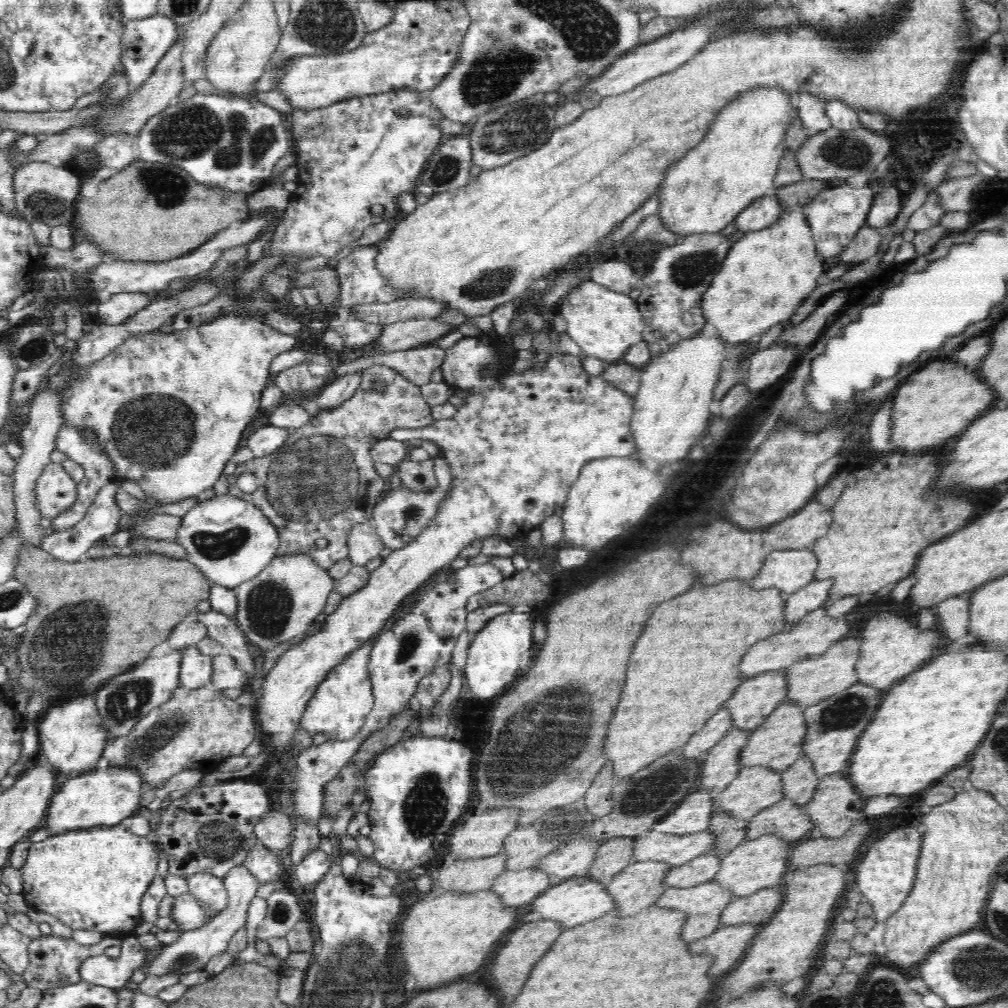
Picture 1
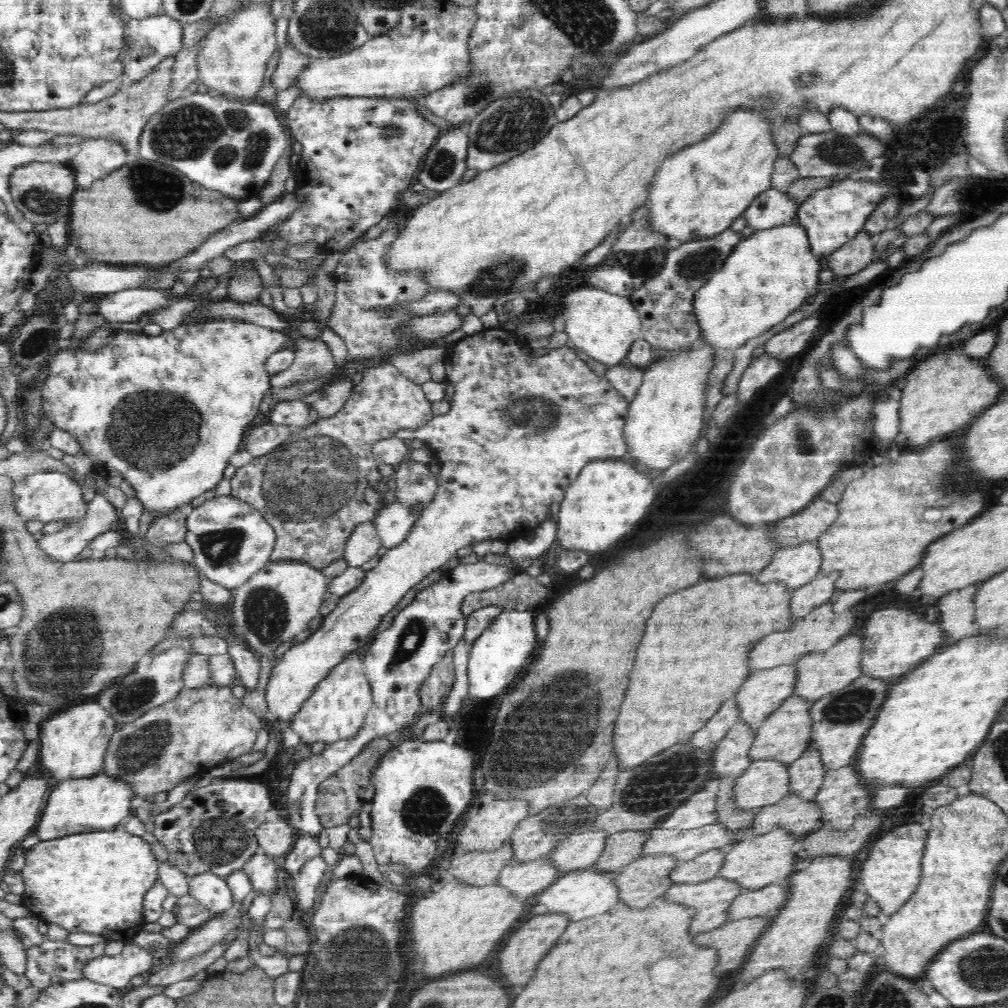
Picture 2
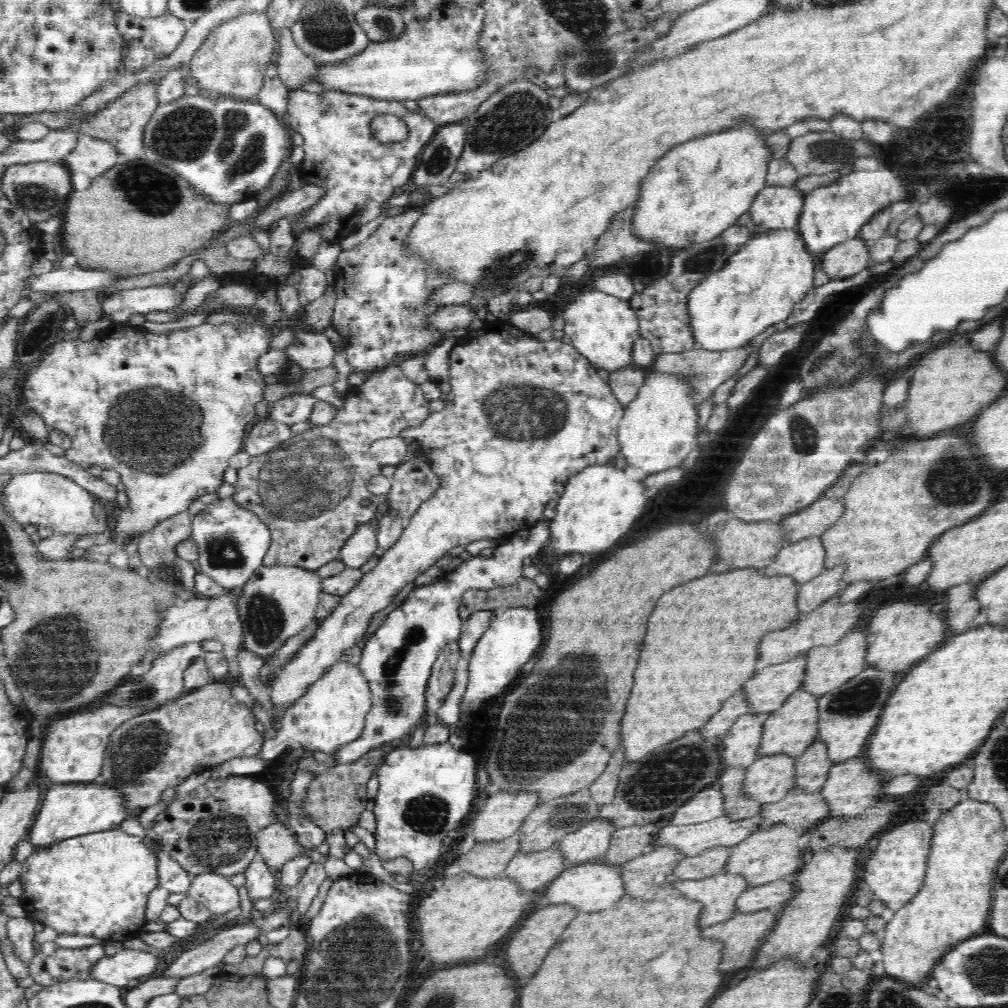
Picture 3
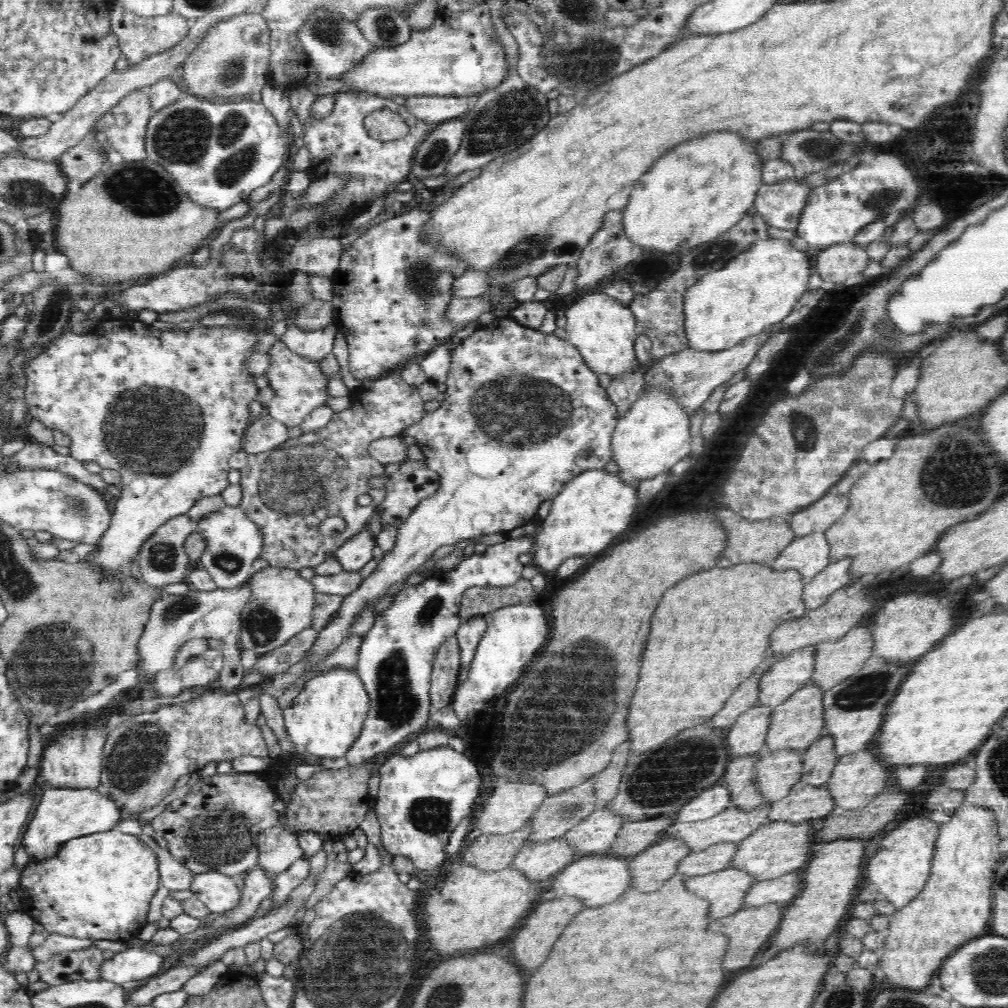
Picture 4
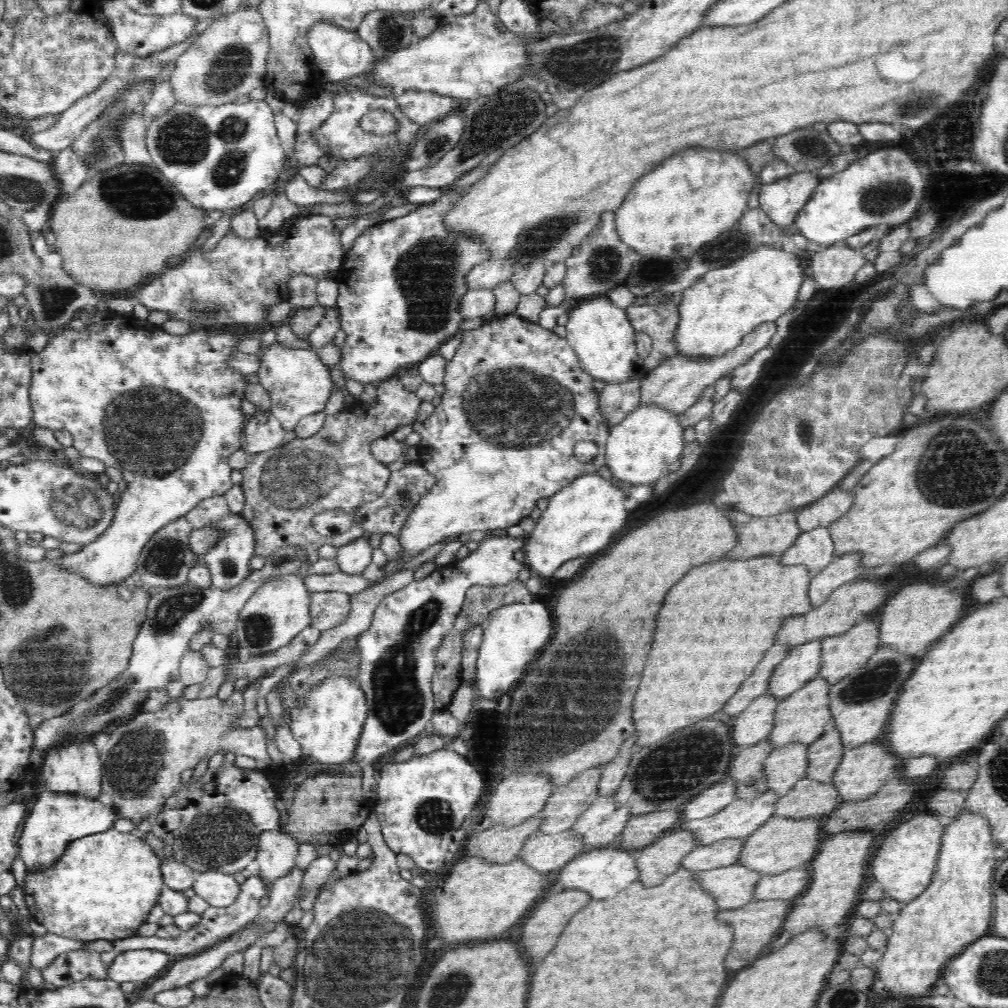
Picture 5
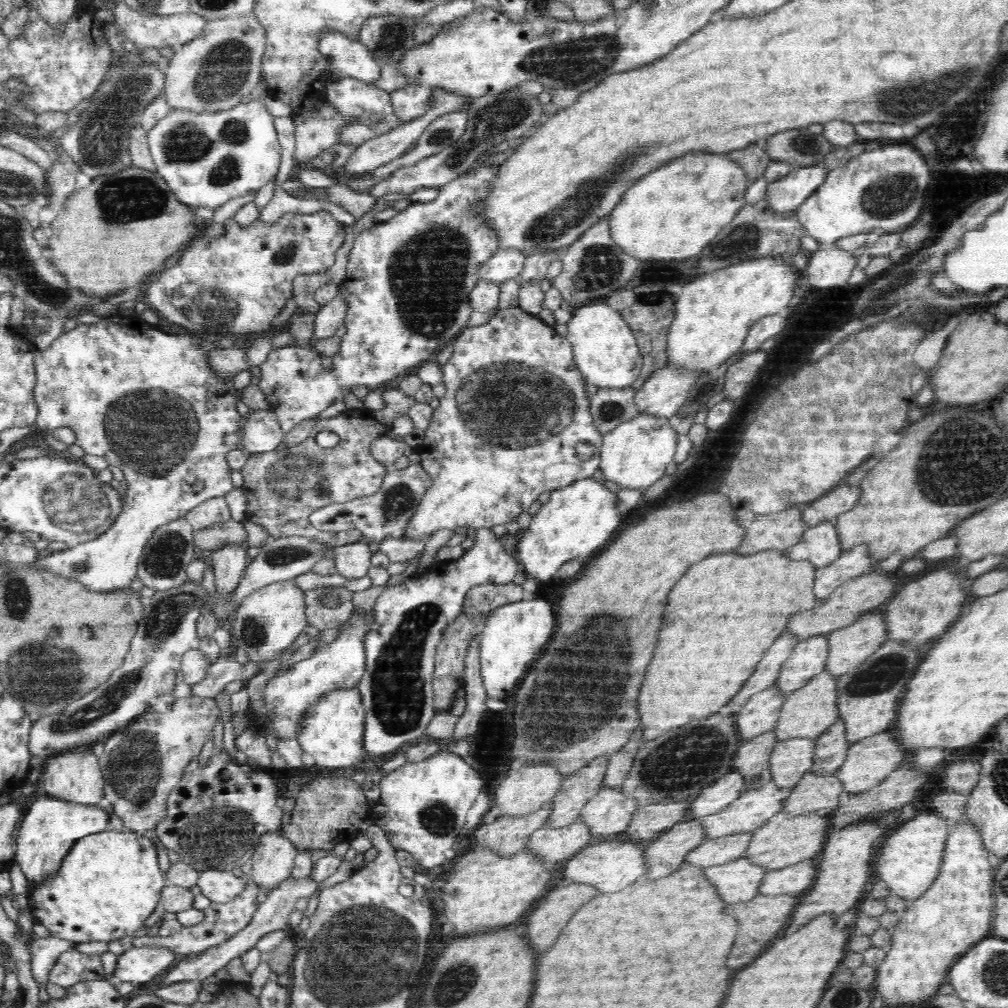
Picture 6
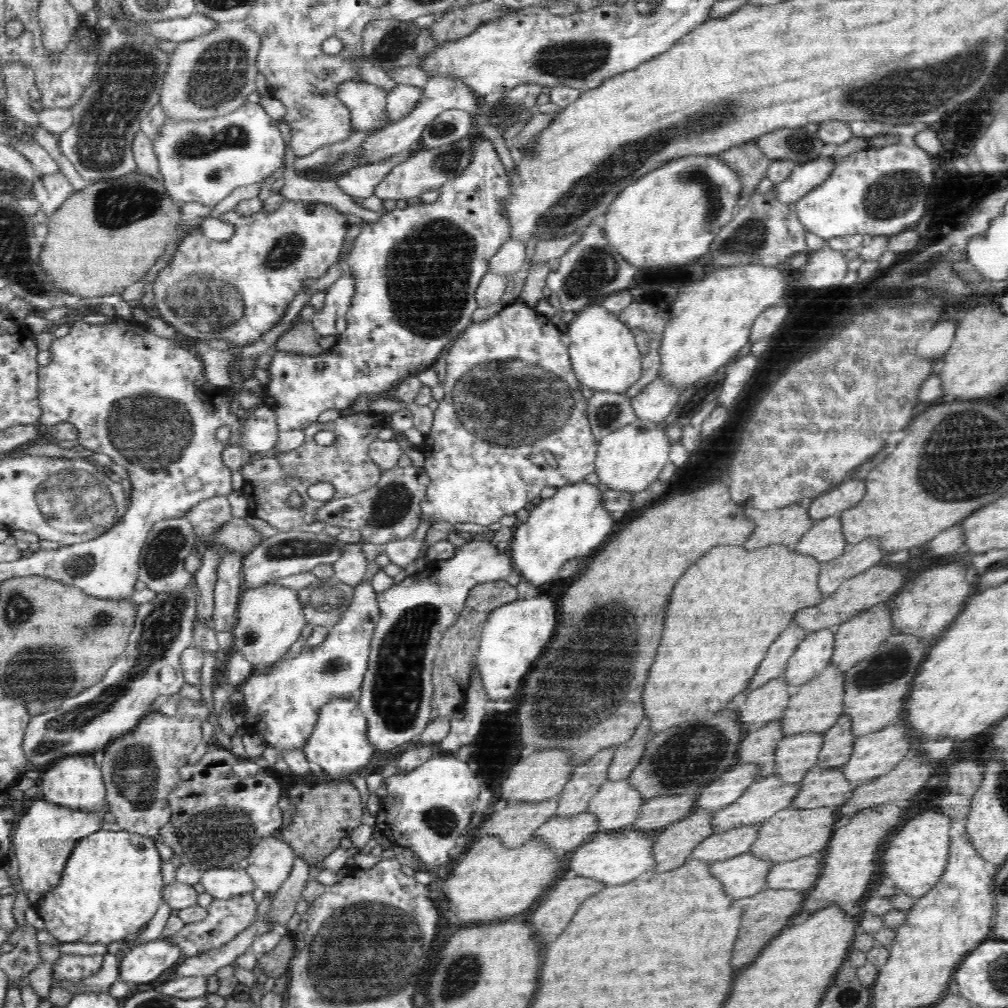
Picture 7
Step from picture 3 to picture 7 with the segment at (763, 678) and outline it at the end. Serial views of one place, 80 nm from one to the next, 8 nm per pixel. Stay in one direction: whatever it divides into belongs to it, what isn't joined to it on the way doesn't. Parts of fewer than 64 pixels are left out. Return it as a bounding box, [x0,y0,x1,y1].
[782,628,834,690]

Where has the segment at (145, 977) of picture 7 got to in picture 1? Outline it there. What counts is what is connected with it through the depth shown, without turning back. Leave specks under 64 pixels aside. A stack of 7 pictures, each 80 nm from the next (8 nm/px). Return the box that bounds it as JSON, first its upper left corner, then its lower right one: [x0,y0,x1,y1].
[79,936,147,990]

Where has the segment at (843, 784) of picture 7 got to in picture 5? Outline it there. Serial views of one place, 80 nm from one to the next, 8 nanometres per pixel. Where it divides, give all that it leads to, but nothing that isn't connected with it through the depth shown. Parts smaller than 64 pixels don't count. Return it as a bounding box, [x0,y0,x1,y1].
[773,777,838,819]

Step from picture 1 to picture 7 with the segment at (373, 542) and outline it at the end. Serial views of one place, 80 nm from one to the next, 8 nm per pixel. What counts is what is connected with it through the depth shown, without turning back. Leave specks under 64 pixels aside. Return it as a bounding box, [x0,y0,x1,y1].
[332,542,369,587]

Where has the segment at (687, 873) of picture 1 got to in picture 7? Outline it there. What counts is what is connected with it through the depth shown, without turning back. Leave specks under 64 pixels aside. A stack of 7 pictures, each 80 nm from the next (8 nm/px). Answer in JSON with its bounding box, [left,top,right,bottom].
[691,824,760,864]

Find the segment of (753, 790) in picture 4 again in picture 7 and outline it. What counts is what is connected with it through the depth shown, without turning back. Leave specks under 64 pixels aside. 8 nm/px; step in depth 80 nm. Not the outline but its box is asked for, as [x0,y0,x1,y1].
[737,718,784,782]

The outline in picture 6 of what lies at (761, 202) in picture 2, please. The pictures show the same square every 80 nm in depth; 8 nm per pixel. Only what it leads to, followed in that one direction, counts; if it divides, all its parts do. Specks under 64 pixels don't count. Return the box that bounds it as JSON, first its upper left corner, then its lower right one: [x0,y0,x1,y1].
[765,162,828,216]

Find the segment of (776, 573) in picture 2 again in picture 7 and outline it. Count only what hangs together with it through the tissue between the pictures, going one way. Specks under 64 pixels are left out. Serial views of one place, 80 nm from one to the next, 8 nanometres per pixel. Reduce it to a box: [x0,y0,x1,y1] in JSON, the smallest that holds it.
[793,515,848,563]

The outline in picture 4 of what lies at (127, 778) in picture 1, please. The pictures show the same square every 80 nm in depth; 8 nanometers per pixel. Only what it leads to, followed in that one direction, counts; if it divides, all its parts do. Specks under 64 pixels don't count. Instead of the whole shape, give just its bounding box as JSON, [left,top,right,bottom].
[21,786,124,862]

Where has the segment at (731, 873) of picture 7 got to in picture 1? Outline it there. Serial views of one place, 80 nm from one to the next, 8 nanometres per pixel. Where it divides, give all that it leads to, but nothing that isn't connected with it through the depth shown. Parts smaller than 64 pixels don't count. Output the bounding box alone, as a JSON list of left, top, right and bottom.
[658,881,734,942]

